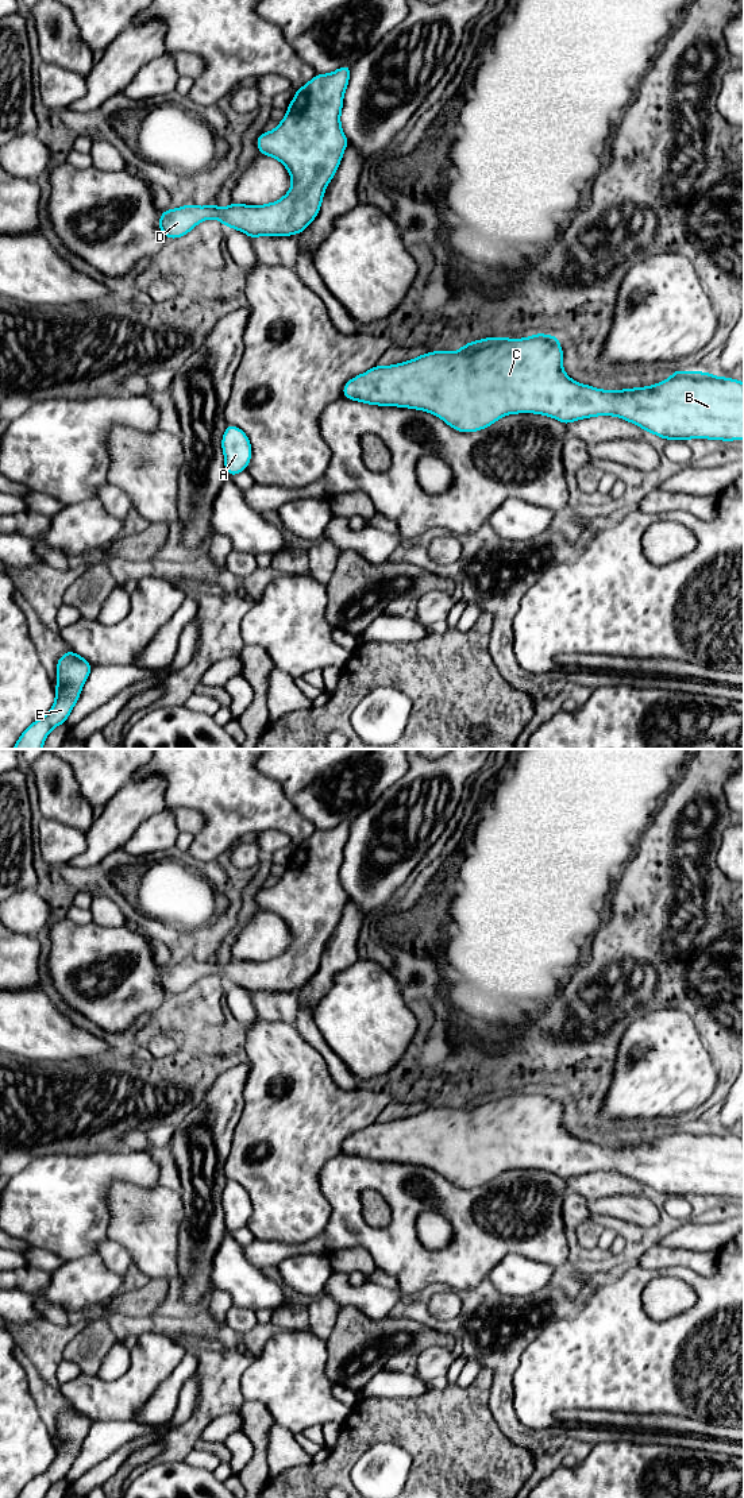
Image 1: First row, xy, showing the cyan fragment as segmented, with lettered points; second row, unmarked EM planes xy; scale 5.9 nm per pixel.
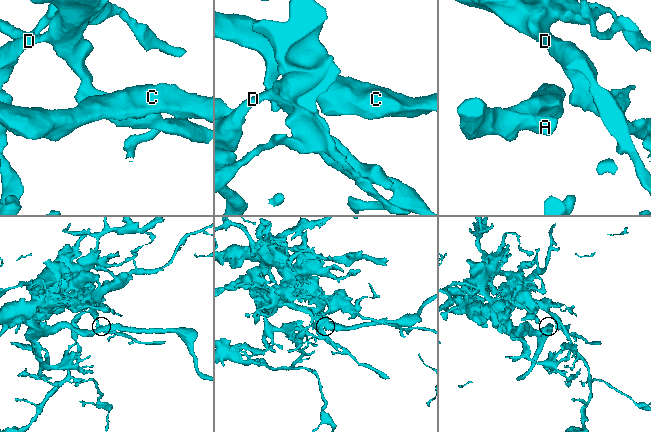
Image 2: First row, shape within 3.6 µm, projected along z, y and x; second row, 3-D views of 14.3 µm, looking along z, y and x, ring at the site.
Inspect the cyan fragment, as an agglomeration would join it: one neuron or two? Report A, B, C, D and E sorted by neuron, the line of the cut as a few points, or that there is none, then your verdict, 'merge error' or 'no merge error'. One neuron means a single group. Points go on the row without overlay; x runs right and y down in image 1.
A B C D E; no cut; no merge error

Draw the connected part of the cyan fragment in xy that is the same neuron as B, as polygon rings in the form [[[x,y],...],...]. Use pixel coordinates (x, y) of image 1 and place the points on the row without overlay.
[[[535,1089],[525,1094],[485,1093],[473,1099],[466,1099],[459,1107],[455,1108],[450,1108],[450,1107],[427,1108],[419,1113],[398,1120],[375,1121],[371,1126],[350,1135],[343,1142],[343,1154],[365,1158],[369,1161],[400,1162],[400,1163],[424,1166],[437,1171],[451,1184],[464,1189],[485,1185],[506,1170],[536,1169],[556,1174],[564,1181],[581,1174],[590,1174],[595,1171],[616,1171],[632,1180],[636,1180],[637,1182],[643,1184],[645,1188],[651,1188],[666,1196],[685,1196],[685,1197],[689,1194],[710,1194],[710,1196],[722,1196],[722,1197],[744,1196],[744,1139],[743,1138],[736,1136],[733,1134],[714,1132],[710,1128],[675,1126],[668,1135],[652,1142],[645,1142],[640,1144],[635,1144],[635,1143],[622,1144],[620,1147],[601,1146],[583,1139],[578,1139],[566,1131],[562,1121],[563,1107],[559,1094],[560,1093],[543,1090],[543,1089]]]

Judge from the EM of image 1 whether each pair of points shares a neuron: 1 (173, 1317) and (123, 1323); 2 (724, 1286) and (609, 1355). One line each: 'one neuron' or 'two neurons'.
1: one neuron
2: one neuron

